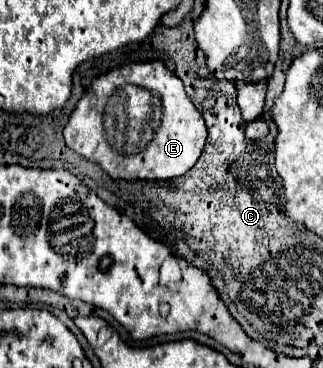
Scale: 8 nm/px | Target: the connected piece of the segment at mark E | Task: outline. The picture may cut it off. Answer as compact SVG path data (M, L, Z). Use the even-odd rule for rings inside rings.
M143 61L143 63L131 62L130 65L114 68L101 77L93 79L85 95L79 99L75 111L71 113L63 129L63 137L69 149L97 163L113 179L159 181L159 179L181 177L197 163L207 139L207 129L201 113L195 109L195 105L191 103L191 99L183 89L183 81L173 71L169 71L163 61ZM124 84L135 84L137 87L157 93L163 105L161 125L157 127L155 137L143 151L135 155L119 155L117 151L111 149L111 145L103 137L103 107L109 97ZM93 97L97 99L95 105L91 105Z

